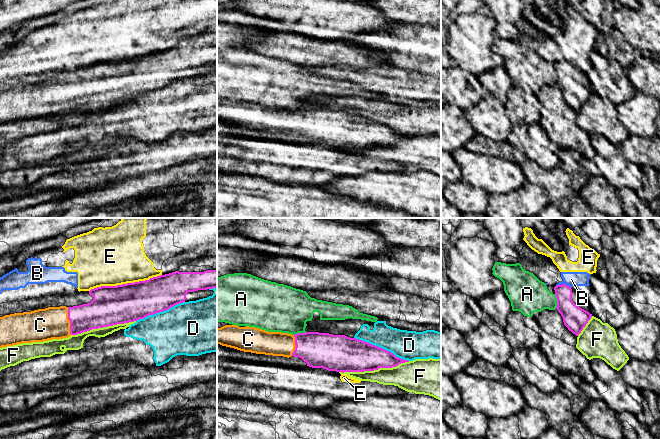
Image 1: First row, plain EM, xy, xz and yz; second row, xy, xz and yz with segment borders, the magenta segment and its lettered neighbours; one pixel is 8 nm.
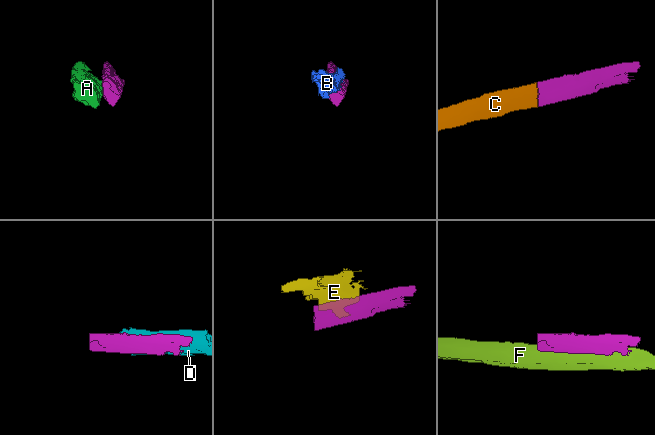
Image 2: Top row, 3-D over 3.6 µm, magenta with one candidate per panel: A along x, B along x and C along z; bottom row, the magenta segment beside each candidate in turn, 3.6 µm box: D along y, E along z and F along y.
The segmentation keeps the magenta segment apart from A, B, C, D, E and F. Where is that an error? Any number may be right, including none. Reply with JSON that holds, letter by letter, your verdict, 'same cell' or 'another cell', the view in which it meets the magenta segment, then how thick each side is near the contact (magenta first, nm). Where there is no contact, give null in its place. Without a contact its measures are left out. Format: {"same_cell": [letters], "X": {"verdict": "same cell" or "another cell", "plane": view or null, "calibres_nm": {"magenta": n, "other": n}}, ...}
{"same_cell": ["C"], "A": {"verdict": "another cell", "plane": "yz", "calibres_nm": {"magenta": 190, "other": 300}}, "B": {"verdict": "another cell", "plane": "yz", "calibres_nm": {"magenta": 160, "other": 110}}, "C": {"verdict": "same cell", "plane": "xy", "calibres_nm": {"magenta": 240, "other": 260}}, "D": {"verdict": "another cell", "plane": "xz", "calibres_nm": {"magenta": 280, "other": 240}}, "E": {"verdict": "another cell", "plane": "xy", "calibres_nm": {"magenta": 320, "other": 480}}, "F": {"verdict": "another cell", "plane": "xz", "calibres_nm": {"magenta": 280, "other": 200}}}

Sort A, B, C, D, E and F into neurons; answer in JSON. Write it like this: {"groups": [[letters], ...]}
{"groups": [["A"], ["B", "E"], ["C"], ["D"], ["F"]]}

